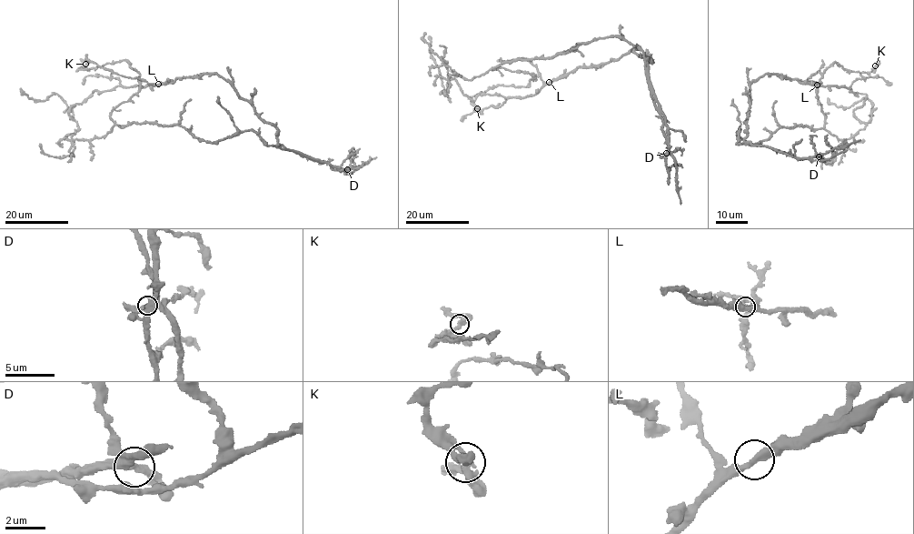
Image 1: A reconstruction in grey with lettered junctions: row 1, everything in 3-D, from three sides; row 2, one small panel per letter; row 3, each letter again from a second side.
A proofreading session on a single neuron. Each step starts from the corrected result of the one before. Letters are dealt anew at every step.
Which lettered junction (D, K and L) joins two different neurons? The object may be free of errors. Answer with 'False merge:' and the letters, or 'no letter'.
False merge: D

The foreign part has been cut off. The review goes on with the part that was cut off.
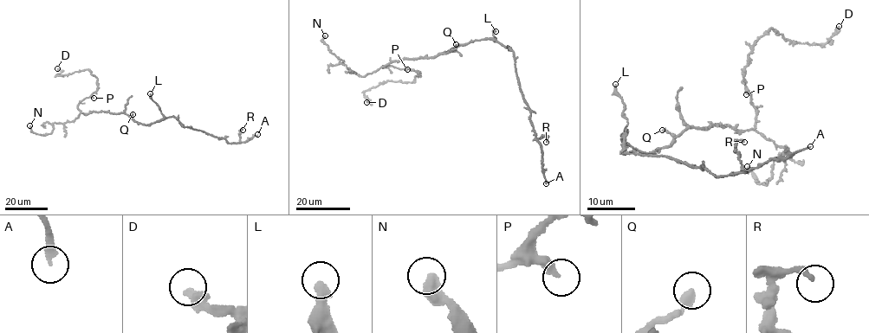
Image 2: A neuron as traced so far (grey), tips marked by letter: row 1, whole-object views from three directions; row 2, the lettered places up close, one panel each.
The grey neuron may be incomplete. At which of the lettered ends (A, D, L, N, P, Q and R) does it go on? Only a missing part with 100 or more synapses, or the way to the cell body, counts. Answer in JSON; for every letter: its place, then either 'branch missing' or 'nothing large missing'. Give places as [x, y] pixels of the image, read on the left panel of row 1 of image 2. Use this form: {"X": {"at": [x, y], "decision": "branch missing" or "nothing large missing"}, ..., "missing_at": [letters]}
{"A": {"at": [257, 134], "decision": "branch missing"}, "D": {"at": [57, 68], "decision": "nothing large missing"}, "L": {"at": [150, 93], "decision": "nothing large missing"}, "N": {"at": [29, 125], "decision": "nothing large missing"}, "P": {"at": [94, 98], "decision": "nothing large missing"}, "Q": {"at": [132, 114], "decision": "nothing large missing"}, "R": {"at": [243, 130], "decision": "nothing large missing"}, "missing_at": ["A"]}

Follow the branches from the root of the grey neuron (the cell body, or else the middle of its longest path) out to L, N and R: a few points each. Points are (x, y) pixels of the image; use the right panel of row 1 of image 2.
L: (673, 140), (670, 144), (648, 153), (626, 144), (623, 134), (627, 120), (615, 84)
N: (673, 140), (690, 126), (715, 124), (754, 130), (787, 148), (773, 163), (766, 184), (758, 184), (747, 166)
R: (673, 140), (642, 152), (623, 142), (625, 131), (622, 148), (717, 176), (741, 173), (736, 144), (744, 142)

